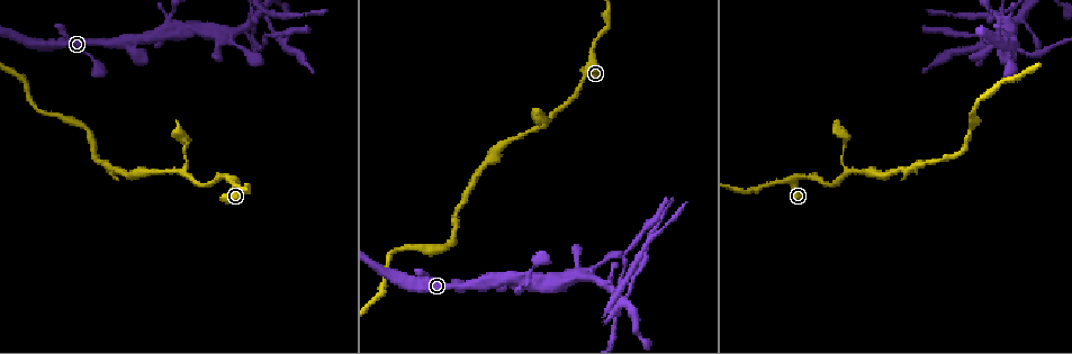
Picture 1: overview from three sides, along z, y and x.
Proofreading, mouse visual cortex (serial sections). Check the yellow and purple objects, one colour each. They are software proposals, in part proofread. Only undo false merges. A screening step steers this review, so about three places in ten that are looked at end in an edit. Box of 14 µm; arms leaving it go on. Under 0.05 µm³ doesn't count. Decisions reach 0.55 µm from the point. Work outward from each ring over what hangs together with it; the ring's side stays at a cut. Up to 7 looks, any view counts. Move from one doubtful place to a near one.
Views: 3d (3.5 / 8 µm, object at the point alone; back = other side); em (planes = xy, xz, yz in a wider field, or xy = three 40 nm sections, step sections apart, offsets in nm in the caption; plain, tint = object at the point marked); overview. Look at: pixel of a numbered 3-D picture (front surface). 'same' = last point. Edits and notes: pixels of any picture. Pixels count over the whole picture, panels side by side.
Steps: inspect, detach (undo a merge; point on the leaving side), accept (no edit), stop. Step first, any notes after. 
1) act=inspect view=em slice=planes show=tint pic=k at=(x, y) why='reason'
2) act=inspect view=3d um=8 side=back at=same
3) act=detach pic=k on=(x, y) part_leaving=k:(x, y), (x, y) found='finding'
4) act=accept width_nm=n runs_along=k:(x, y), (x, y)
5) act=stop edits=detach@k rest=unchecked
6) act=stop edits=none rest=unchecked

act=inspect view=3d um=3.5 pic=1 at=(847, 171)

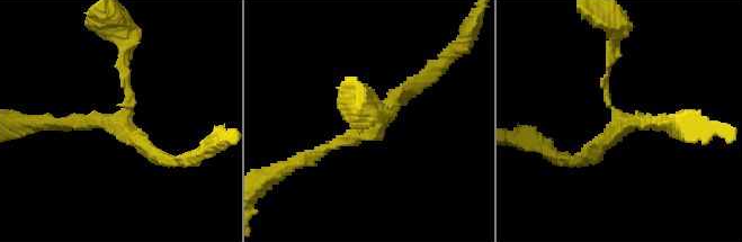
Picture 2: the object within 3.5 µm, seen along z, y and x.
act=inspect view=em slice=xy step=2 show=plain pic=2 at=(623, 118) arms=3 arm_widths_nm=100,150,200 why='need the tissue'

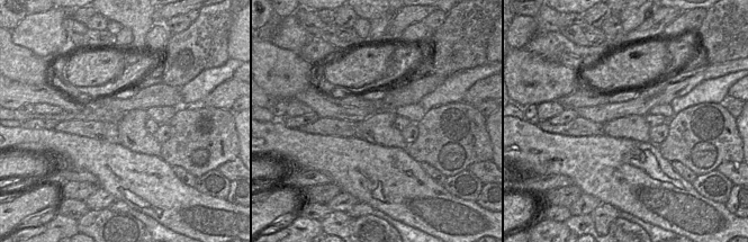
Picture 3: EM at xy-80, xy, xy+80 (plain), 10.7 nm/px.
act=inspect view=em slice=xy step=2 show=tint at=same

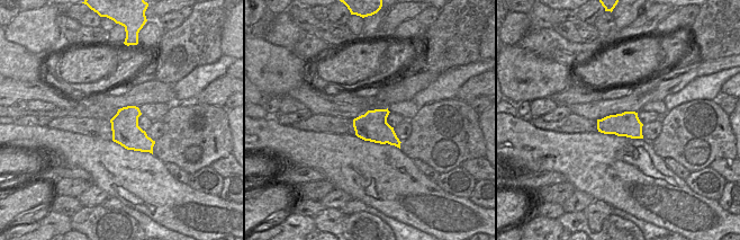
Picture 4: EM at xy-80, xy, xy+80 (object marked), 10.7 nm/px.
act=accept width_nm=320 runs_along=2:(420, 81), (365, 131), (305, 159) found='one cell here'

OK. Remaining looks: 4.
act=inspect view=3d um=3.5 pic=1 at=(521, 277)

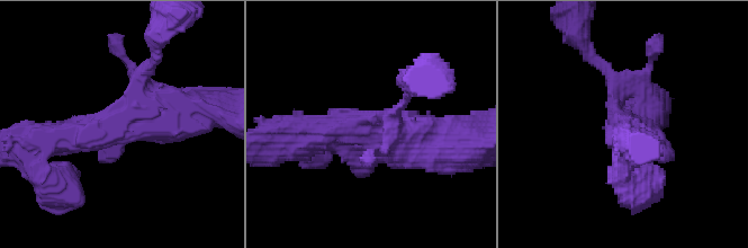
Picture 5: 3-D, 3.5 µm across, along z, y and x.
act=inspect view=em slice=xy step=2 show=tint pic=5 at=(370, 131)

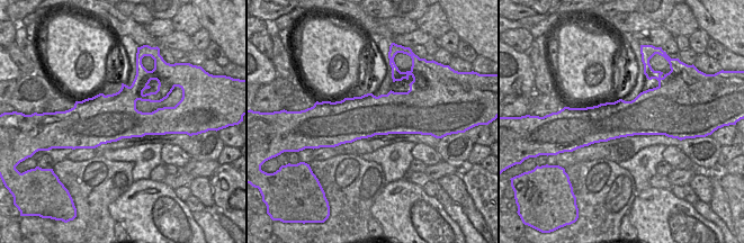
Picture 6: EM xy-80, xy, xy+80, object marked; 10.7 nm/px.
act=accept runs_along=5:(45, 141), (183, 109) found='one cell here'

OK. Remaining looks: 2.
act=inspect view=3d um=3.5 pic=1 at=(1018, 19) why='sudden change in width'

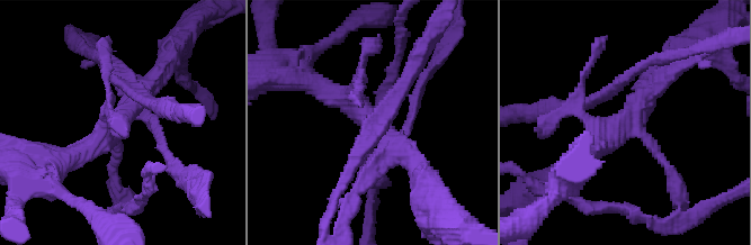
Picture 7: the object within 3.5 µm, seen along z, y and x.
act=inspect view=em slice=xy step=5 show=tint pic=7 at=(624, 128)

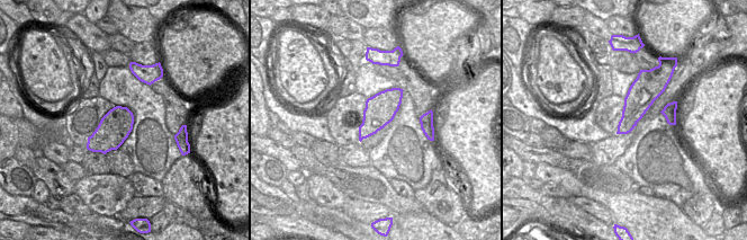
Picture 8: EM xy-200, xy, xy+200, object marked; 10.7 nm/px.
act=detach pic=7 on=(352, 163) width_nm=340 part_leaving=7:(143, 110), (177, 172) found='two cells meet here'

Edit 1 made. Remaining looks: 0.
act=stop edits=detach@7 rest=unchecked

